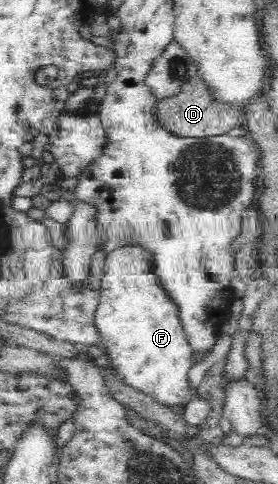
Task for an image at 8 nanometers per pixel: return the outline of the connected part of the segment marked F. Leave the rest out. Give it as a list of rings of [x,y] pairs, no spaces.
[[[131,246],[108,253],[99,290],[94,323],[118,377],[129,388],[153,397],[165,408],[184,408],[195,396],[188,379],[194,364],[193,352],[180,325],[176,306],[159,287],[159,280],[147,265],[147,252]]]

